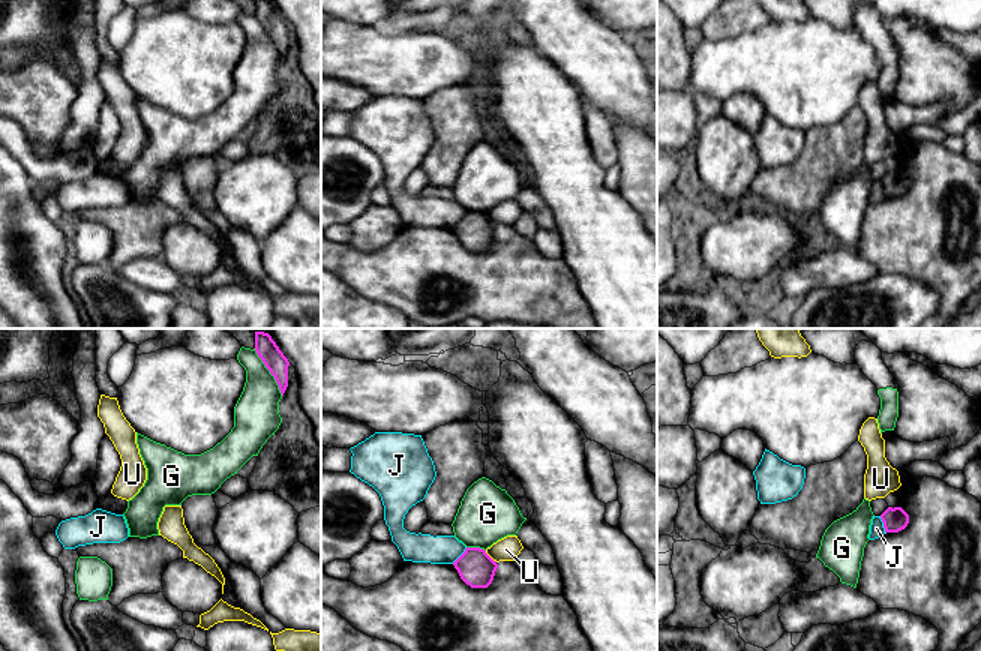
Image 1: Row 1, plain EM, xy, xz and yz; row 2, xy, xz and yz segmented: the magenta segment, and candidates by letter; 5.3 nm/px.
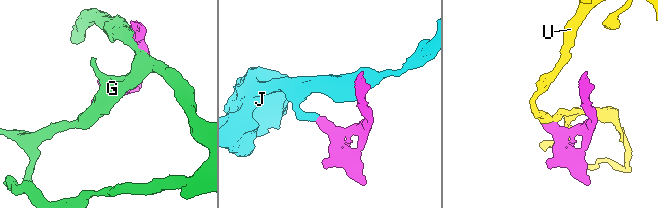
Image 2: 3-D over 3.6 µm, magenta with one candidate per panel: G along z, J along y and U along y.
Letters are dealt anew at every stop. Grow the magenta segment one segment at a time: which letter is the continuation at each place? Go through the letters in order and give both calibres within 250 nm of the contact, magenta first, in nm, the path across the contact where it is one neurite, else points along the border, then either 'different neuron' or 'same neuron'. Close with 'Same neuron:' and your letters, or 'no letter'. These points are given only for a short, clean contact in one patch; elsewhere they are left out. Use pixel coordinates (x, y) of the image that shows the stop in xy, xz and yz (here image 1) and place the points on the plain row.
G: 120/240 nm | different neuron
J: 130/80 nm | along yz (879, 180), (885, 197) | different neuron
U: 190/130 nm | along xz (485, 215), (497, 225) | different neuron
Same neuron: no letter

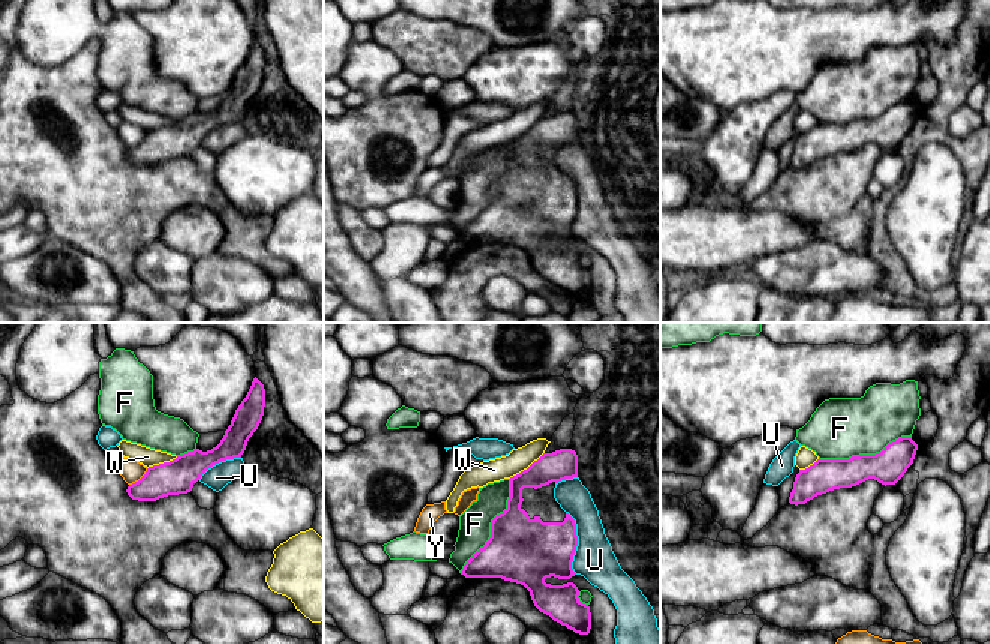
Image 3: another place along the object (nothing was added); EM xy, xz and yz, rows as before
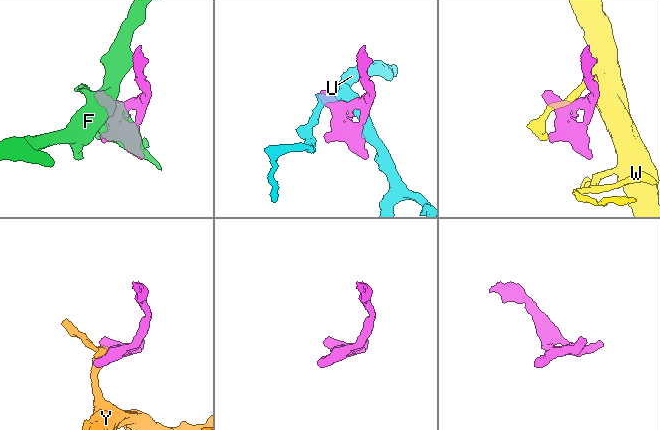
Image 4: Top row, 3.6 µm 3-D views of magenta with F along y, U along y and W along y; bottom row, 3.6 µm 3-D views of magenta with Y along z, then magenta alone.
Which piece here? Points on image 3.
F: 360/180 nm | different neuron
U: 320/220 nm | different neuron
W: 160/130 nm | along xz (543, 116), (525, 132), (509, 141) | different neuron
Y: 190/120 nm | different neuron
Same neuron: no letter

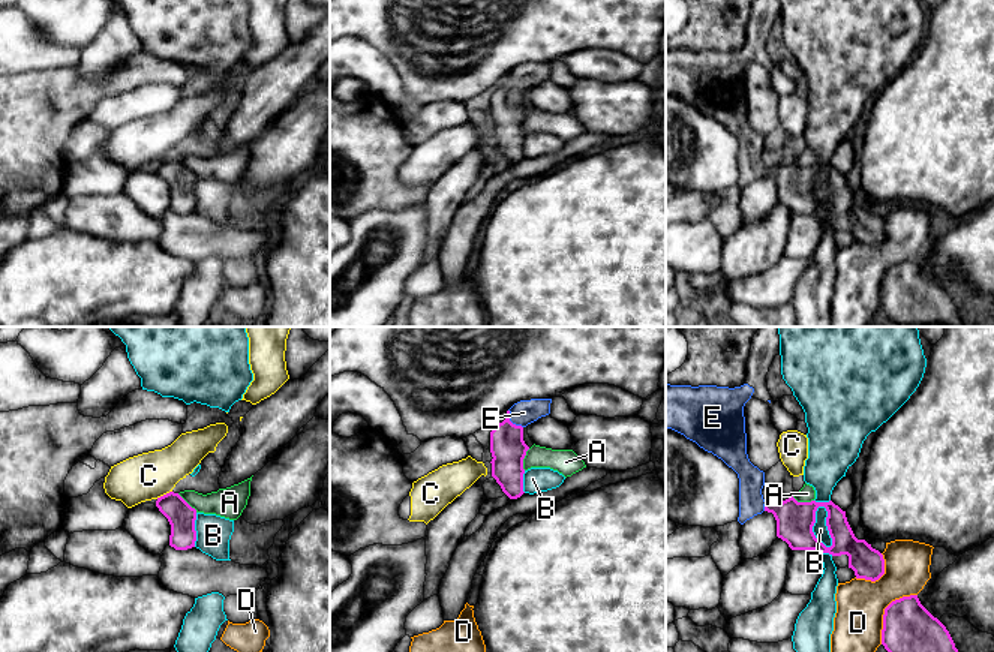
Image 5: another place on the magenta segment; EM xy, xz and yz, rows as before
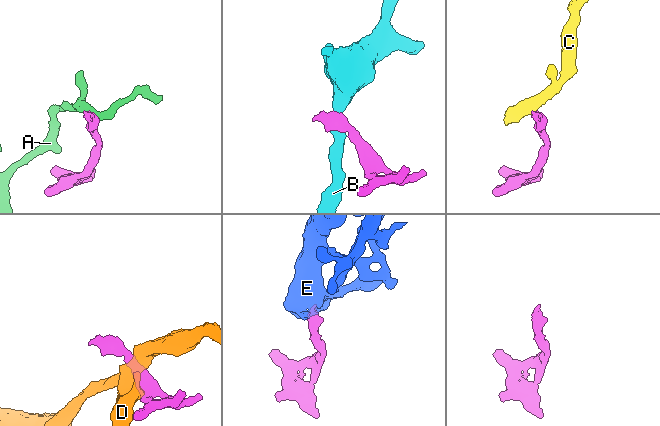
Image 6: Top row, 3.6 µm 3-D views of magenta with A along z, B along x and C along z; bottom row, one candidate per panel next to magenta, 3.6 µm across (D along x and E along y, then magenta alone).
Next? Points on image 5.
A: 190/140 nm | along xz (529, 113), (523, 123), (523, 134) | different neuron
B: 200/80 nm | along yz (819, 170), (826, 176), (829, 212) | different neuron
C: 150/260 nm | along xy (171, 155), (156, 162) | different neuron
D: 300/260 nm | different neuron
E: 190/140 nm | same neuron
Same neuron: E

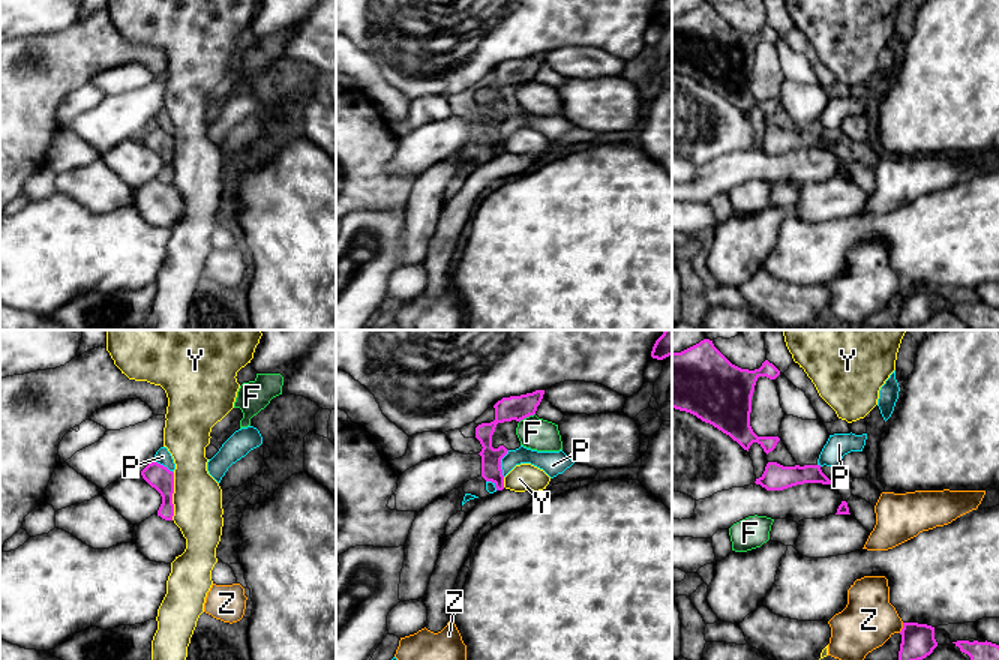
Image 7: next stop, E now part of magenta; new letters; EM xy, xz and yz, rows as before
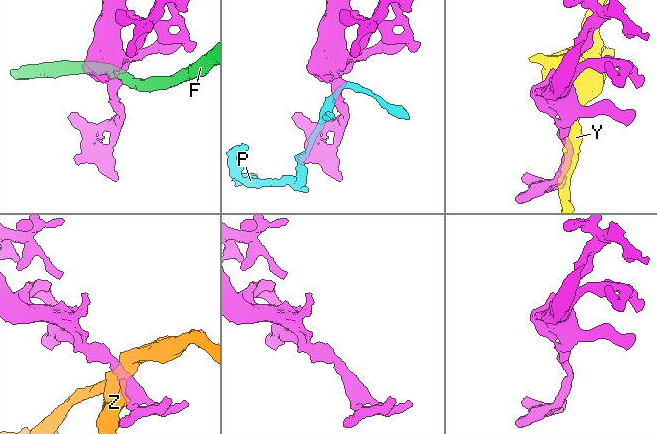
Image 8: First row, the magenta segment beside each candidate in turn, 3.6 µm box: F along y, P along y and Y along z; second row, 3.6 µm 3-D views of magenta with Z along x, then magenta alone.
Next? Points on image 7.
F: 130/170 nm | along xz (534, 77), (519, 86) | different neuron
P: 110/110 nm | along xz (509, 114), (501, 123), (503, 140) | different neuron
Y: 130/260 nm | along xy (174, 137), (171, 183) | different neuron
Z: 180/280 nm | different neuron
Same neuron: no letter

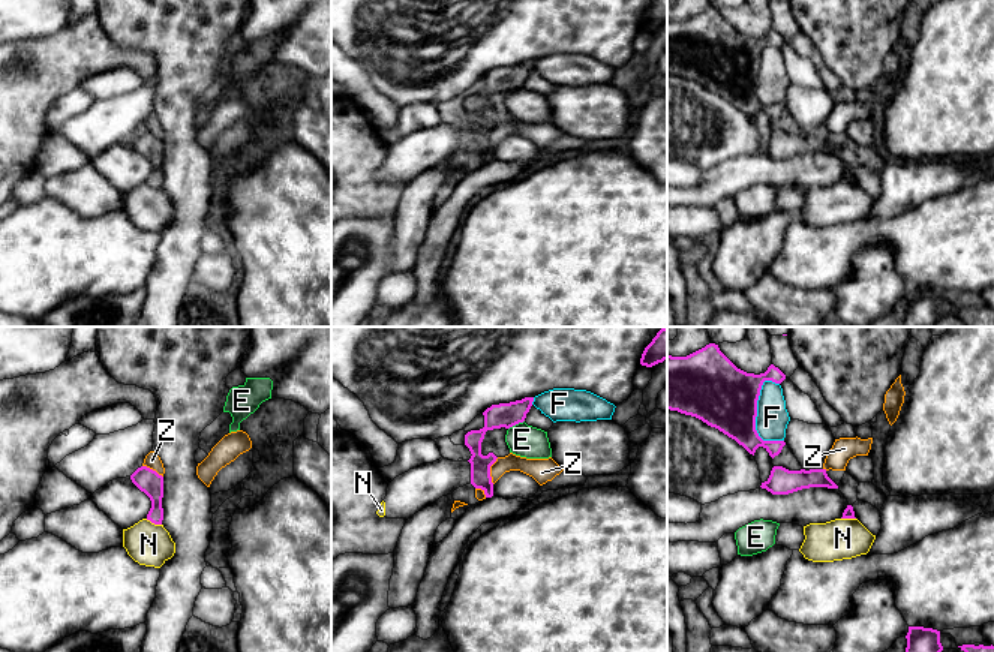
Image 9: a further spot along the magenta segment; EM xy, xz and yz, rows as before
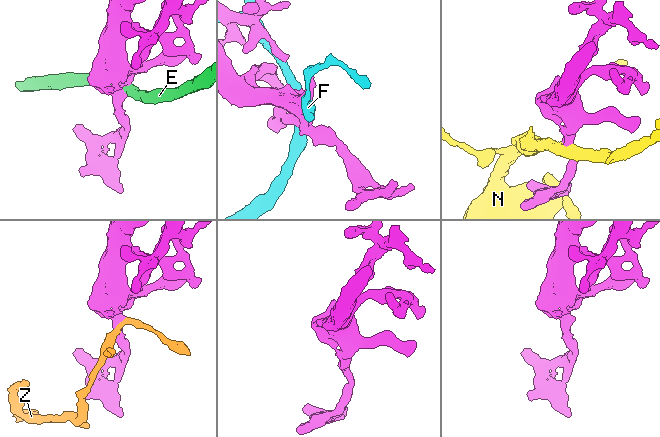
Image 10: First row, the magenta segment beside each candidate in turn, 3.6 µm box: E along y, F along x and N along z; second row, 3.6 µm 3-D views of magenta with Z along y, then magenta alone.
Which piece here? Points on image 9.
E: 130/170 nm | along xz (523, 84), (508, 93) | different neuron
F: 340/170 nm | different neuron
N: 130/220 nm | along xy (146, 183), (161, 189) | different neuron
Z: 110/110 nm | along xz (498, 122), (491, 131), (492, 147) | different neuron
Same neuron: no letter

